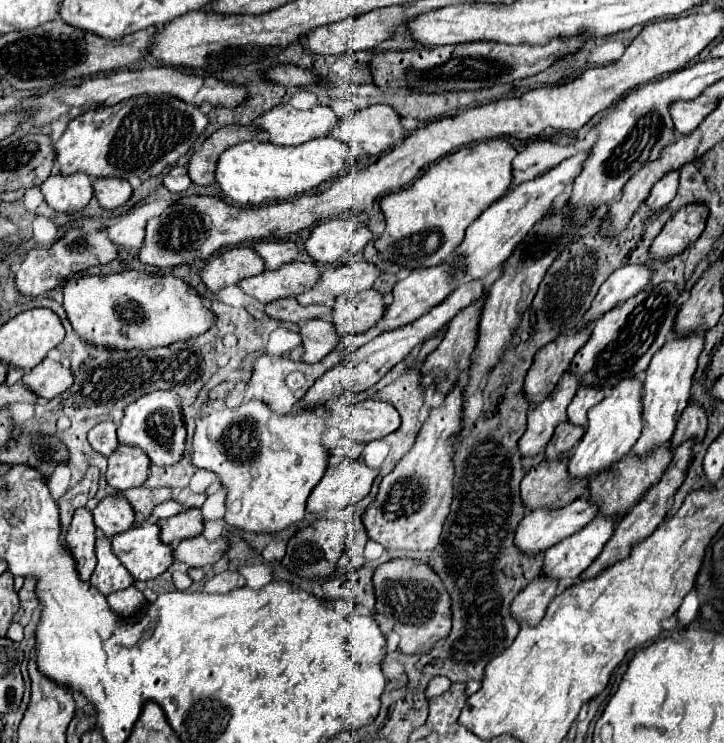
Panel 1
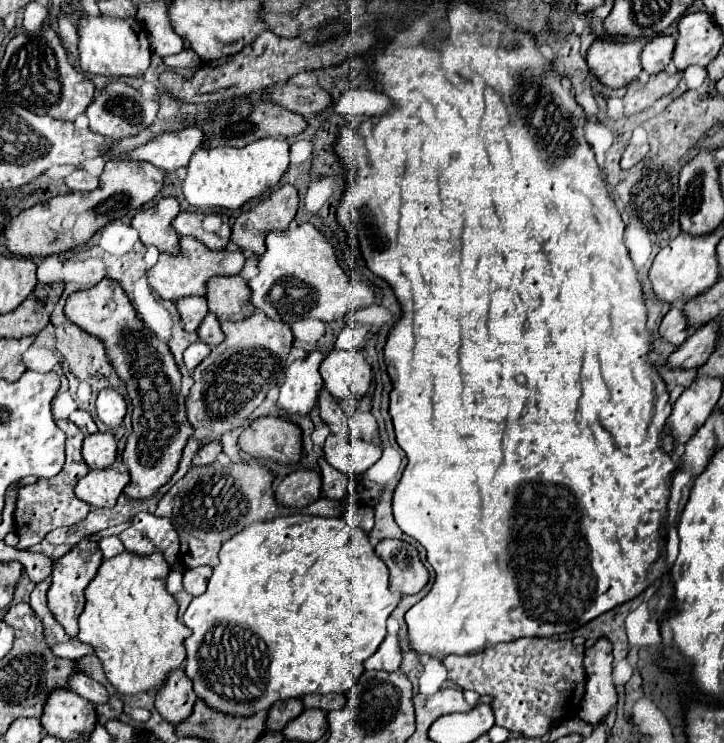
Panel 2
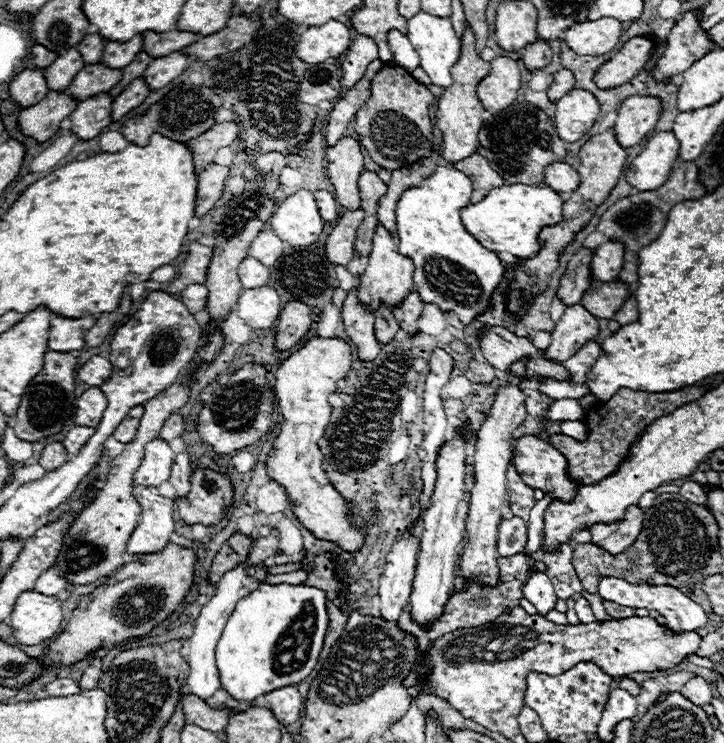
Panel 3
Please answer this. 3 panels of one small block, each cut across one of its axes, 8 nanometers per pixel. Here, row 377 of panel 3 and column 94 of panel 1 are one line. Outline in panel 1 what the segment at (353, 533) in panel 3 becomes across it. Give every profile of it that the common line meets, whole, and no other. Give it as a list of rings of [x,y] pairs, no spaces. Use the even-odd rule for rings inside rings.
[[[126,270],[108,276],[84,276],[64,286],[64,310],[74,332],[88,344],[112,350],[150,350],[208,332],[216,316],[196,288],[178,276]]]

